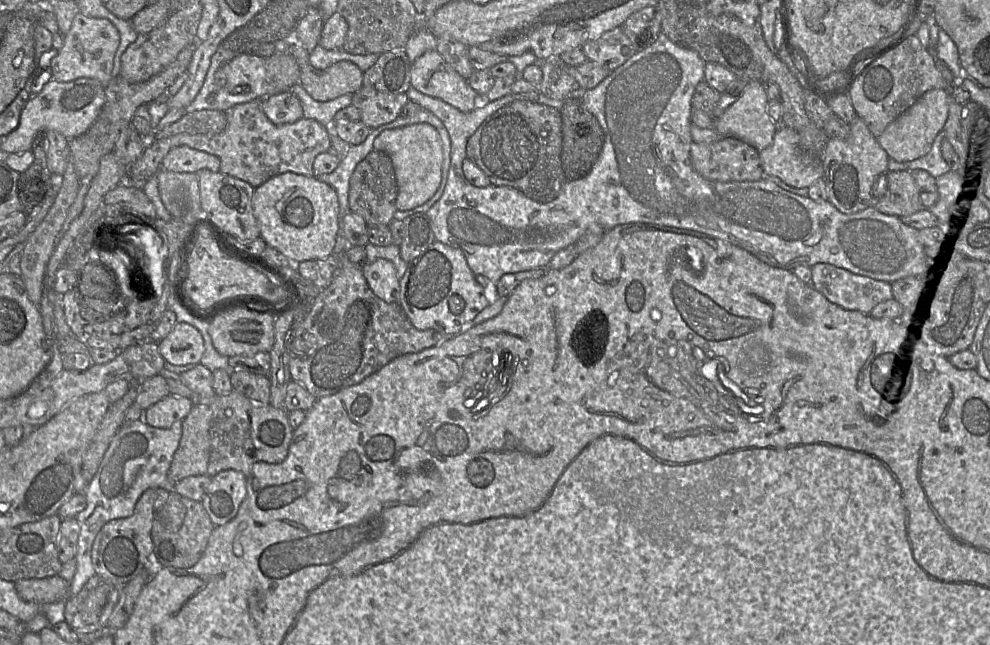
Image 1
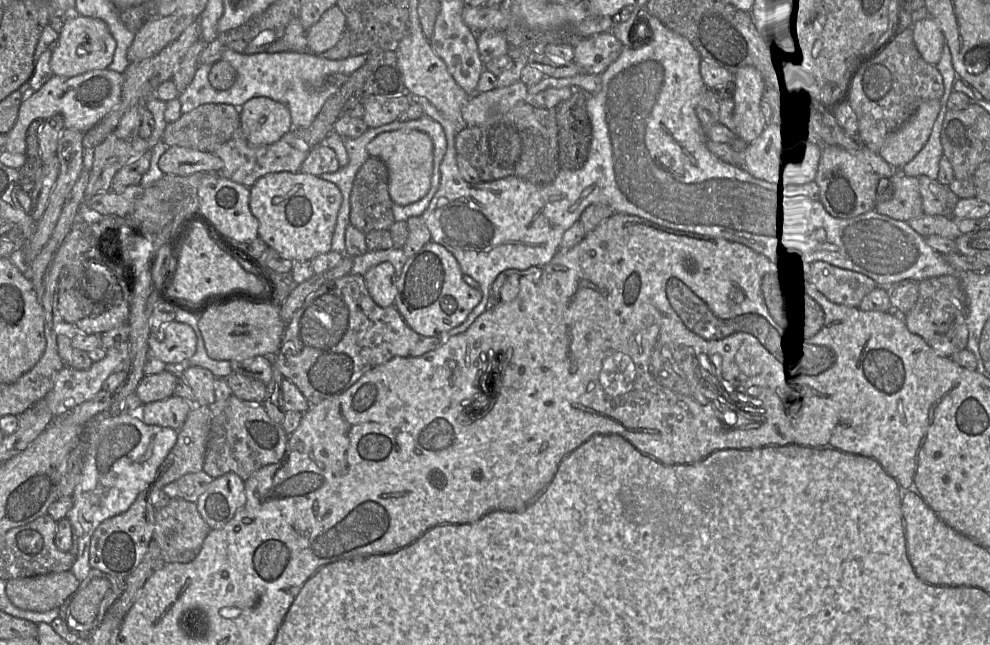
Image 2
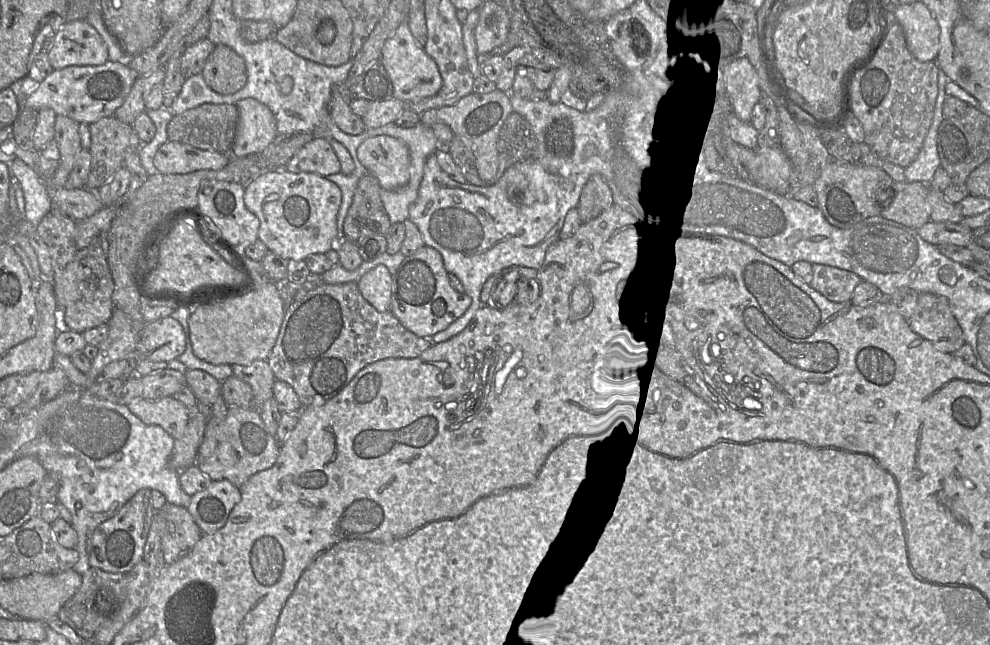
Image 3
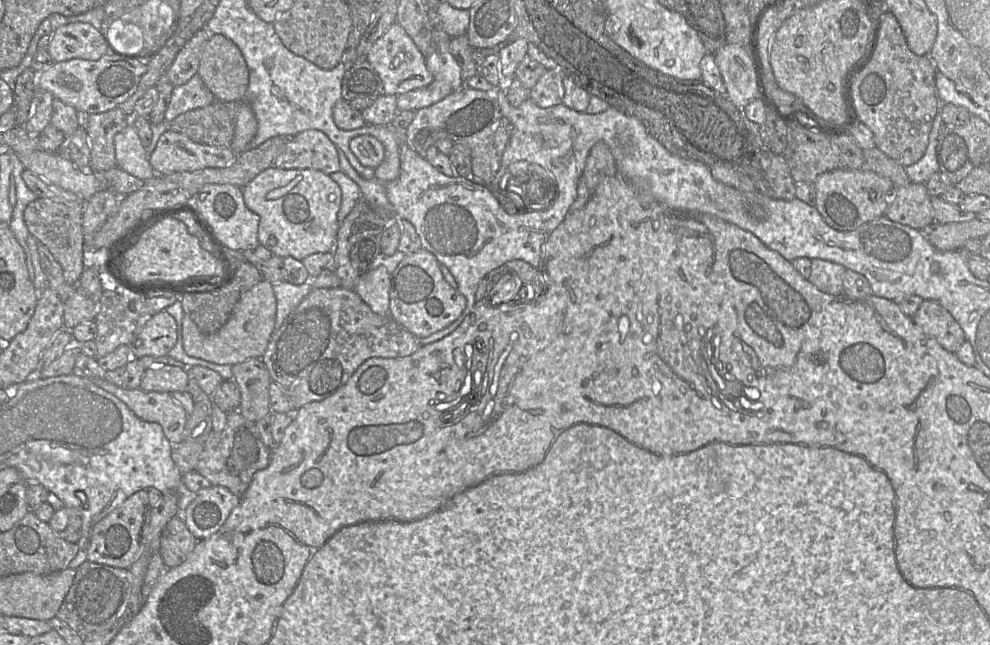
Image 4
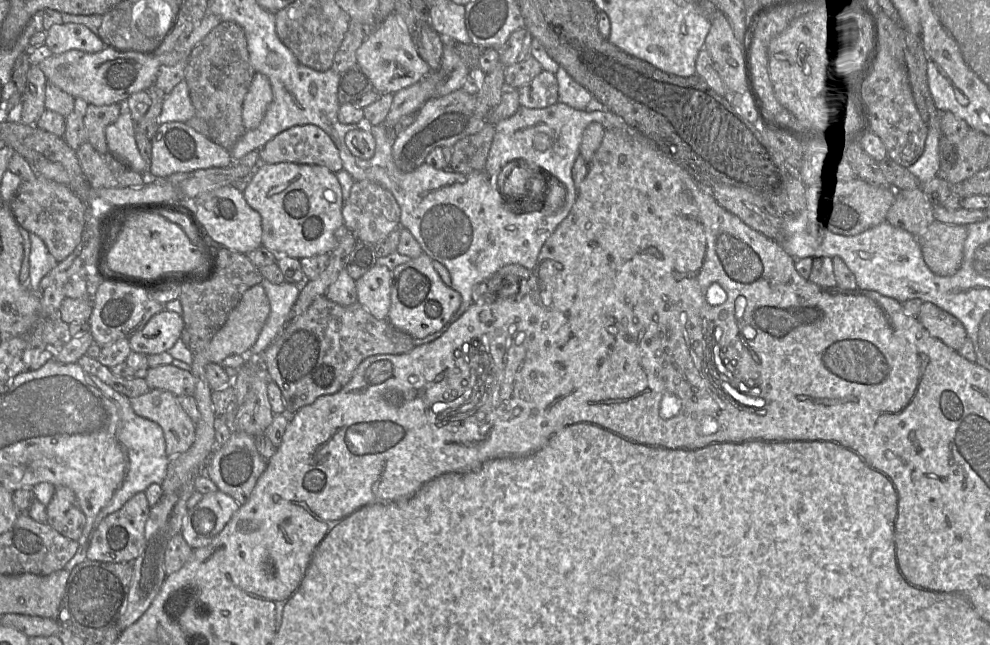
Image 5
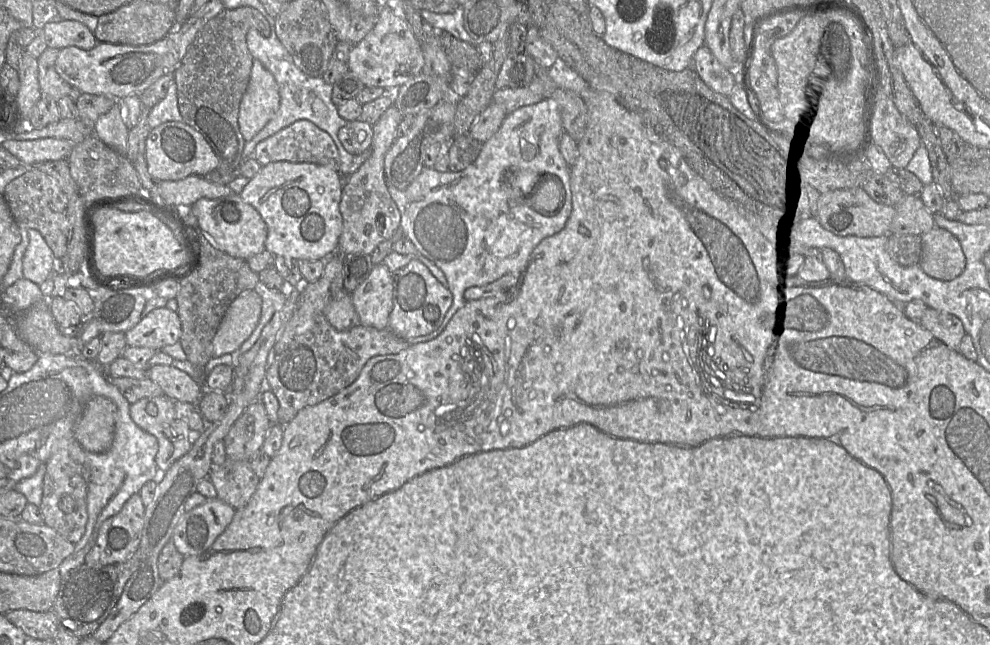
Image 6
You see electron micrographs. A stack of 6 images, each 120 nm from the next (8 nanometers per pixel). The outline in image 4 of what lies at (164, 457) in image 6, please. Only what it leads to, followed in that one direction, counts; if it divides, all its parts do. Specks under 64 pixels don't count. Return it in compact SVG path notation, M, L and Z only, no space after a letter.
M89 378L95 385L114 395L140 419L158 423L172 445L183 439L188 414L170 393L147 392L140 388L119 387L105 378Z

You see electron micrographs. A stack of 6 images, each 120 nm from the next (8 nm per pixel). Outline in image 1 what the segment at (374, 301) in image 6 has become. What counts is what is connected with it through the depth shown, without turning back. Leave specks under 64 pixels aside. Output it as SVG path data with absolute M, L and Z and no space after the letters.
M378 259L362 268L368 285L377 297L387 303L399 303L400 279L391 261Z

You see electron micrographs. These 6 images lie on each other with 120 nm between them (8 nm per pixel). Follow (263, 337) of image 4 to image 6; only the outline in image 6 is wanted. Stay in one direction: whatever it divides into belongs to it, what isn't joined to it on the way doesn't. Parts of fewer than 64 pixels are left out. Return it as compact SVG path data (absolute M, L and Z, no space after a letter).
M254 289L241 292L227 308L212 340L212 357L231 354L250 337L262 310L262 299Z

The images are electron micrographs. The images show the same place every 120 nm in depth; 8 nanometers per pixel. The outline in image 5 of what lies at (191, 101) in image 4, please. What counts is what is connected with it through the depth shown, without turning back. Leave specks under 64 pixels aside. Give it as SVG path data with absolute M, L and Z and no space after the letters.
M182 80L165 97L158 123L159 126L168 122L186 123L194 116L195 108L190 100L187 83Z

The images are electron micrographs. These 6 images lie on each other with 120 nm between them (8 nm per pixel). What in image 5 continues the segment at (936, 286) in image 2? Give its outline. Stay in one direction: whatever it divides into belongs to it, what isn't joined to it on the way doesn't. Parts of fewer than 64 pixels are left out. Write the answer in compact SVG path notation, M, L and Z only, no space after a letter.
M922 303L917 317L928 333L958 352L967 339L963 324L953 315L930 303Z

